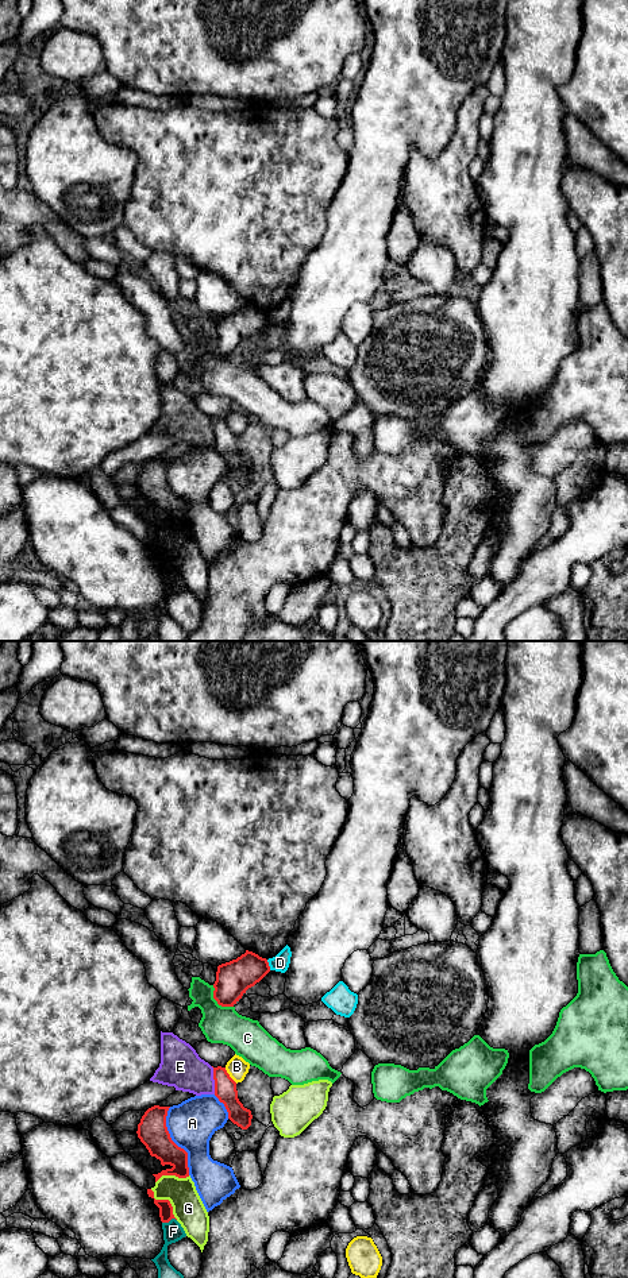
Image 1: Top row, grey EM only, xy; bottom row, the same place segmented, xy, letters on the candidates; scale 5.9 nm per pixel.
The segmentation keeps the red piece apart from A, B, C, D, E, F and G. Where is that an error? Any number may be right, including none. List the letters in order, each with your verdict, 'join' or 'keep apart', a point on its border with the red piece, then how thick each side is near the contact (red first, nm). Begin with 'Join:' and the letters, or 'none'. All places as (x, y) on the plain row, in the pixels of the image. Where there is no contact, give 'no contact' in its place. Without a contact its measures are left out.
Join: none
A: keep apart | xy (173, 494) | 180/280 nm
B: keep apart | xy (228, 428) | 130/120 nm
C: keep apart | xy (216, 352) | 200/220 nm
D: keep apart | xy (268, 317) | 200/100 nm
E: keep apart | xy (214, 431) | 130/240 nm
F: keep apart | xy (169, 572) | 80/120 nm
G: keep apart | xy (166, 552) | 80/190 nm

